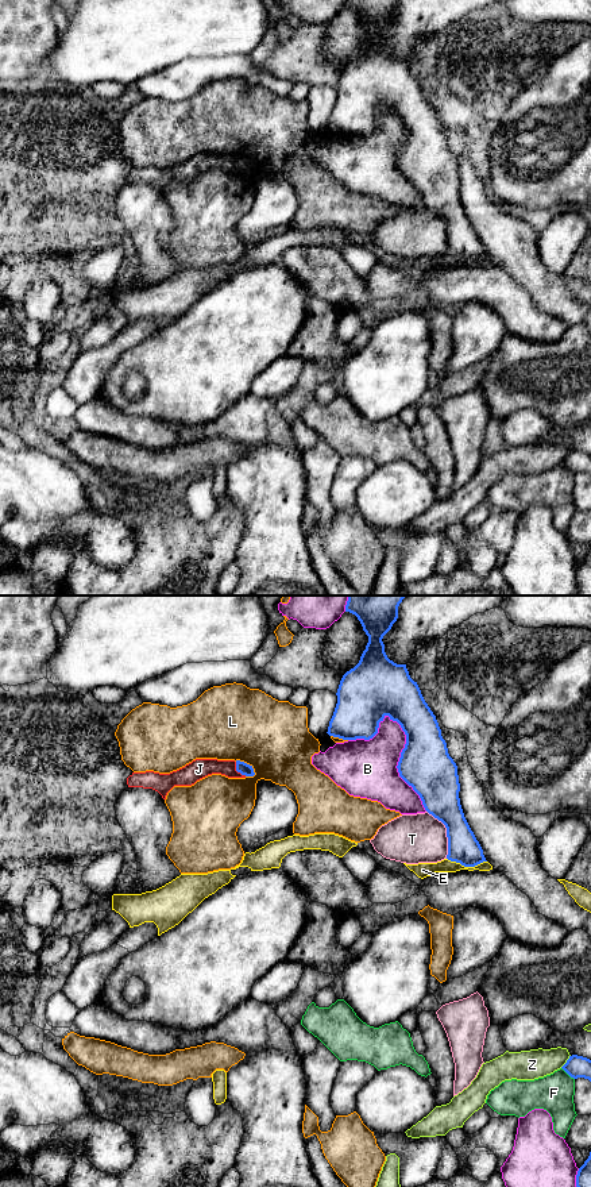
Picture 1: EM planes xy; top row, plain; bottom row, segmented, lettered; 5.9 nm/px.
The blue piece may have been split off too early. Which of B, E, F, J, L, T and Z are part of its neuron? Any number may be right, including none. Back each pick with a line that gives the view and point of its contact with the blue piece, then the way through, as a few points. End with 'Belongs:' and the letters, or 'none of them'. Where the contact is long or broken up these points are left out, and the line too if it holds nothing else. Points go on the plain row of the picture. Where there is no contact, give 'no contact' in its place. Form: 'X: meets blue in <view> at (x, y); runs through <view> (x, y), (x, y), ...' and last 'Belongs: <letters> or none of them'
Belongs: none of them

